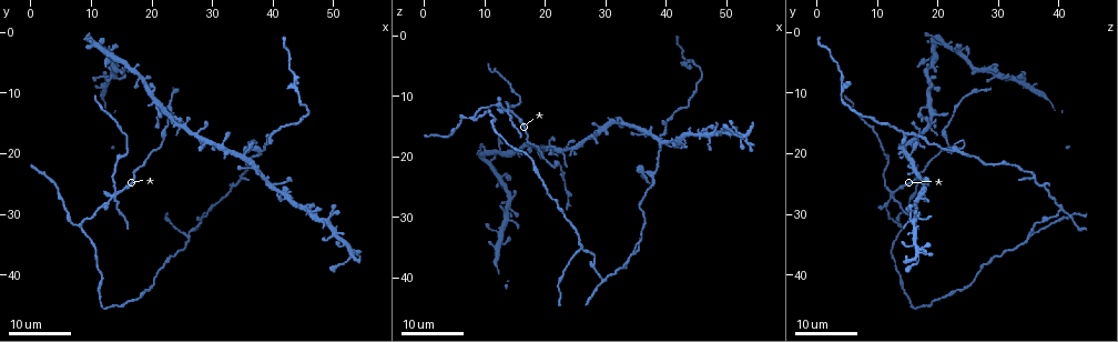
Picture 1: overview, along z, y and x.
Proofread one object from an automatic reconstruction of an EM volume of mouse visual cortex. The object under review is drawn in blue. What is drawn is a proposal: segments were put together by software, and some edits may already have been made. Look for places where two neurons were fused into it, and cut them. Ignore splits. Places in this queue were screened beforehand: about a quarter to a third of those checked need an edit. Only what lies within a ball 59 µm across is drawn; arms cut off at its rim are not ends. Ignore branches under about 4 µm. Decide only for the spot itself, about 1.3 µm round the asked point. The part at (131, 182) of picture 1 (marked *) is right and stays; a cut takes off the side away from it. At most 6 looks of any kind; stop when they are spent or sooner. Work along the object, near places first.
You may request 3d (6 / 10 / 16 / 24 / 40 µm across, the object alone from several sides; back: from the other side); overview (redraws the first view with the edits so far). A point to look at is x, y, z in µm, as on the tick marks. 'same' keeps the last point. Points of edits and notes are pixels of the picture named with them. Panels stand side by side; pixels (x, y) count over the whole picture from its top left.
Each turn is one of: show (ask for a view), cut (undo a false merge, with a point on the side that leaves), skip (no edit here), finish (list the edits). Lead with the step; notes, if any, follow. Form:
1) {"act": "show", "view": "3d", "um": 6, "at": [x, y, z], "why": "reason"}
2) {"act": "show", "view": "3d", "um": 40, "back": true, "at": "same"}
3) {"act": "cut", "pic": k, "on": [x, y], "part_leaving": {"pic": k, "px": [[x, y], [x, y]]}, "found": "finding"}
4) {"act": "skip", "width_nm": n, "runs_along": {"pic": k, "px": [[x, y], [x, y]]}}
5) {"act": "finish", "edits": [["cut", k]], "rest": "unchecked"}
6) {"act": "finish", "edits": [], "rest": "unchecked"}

{"act": "show", "view": "3d", "um": 16, "at": [13.5, 27.0, 12.5]}

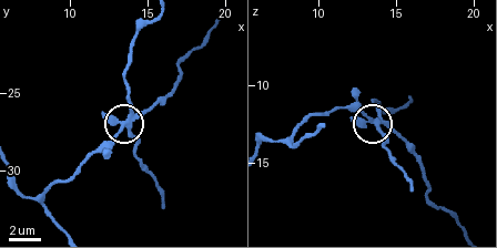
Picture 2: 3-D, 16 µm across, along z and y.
{"act": "show", "view": "3d", "um": 6, "at": [14.0, 27.6, 12.8]}

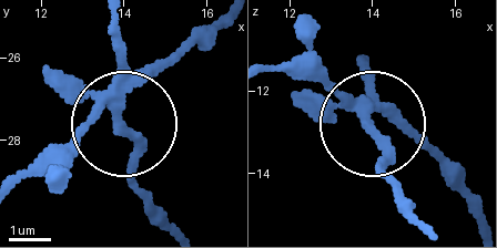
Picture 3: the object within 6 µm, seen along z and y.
{"act": "show", "view": "3d", "um": 6, "back": true, "at": [13.90, 27.40, 12.75]}

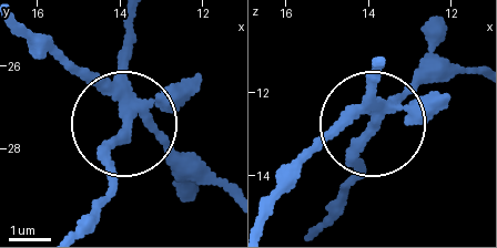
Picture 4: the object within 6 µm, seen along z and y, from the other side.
{"act": "cut", "pic": 4, "on": [109, 147], "arms": 4, "found": "a second neuron is stuck on"}

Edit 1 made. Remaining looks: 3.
{"act": "show", "view": "overview", "why": "redraw"}

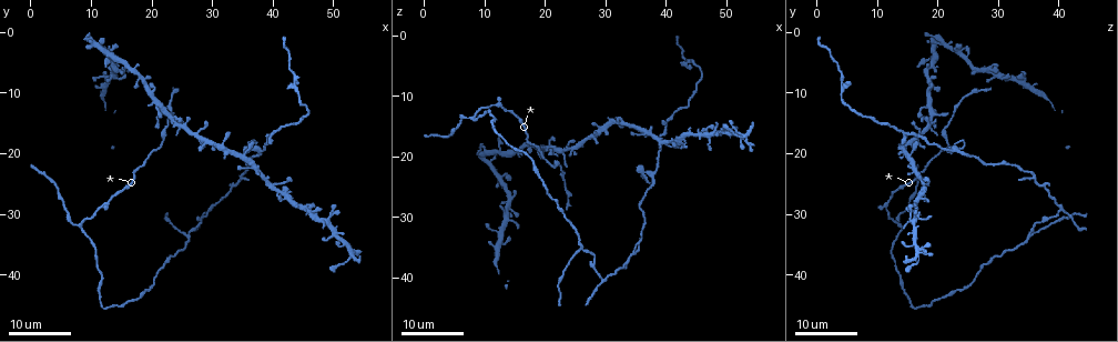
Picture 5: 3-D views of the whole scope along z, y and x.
{"act": "show", "view": "3d", "um": 24, "at": [8.0, 31.5, 13.5], "why": "arms part here"}

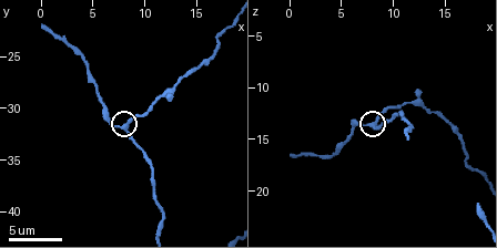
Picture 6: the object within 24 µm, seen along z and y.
{"act": "show", "view": "3d", "um": 10, "at": [7.8, 31.8, 13.6]}

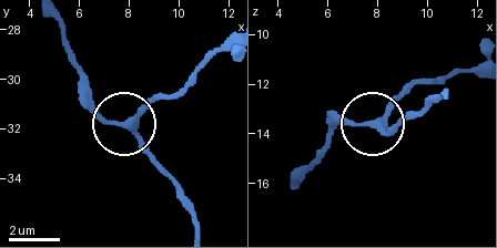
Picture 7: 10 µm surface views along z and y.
{"act": "skip", "side_arm_um": 15, "arms": 3, "found": "one neuron here"}

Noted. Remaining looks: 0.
{"act": "finish", "edits": [["cut", 4]], "rest": "unchecked"}

